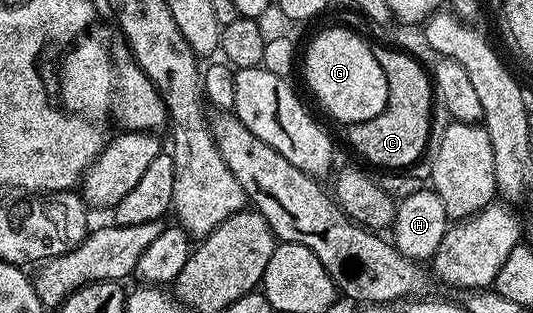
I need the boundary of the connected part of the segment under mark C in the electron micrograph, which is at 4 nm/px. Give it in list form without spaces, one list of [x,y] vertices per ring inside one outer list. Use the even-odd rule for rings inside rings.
[[[374,45],[377,66],[385,74],[387,105],[377,118],[346,125],[347,140],[351,148],[363,160],[376,164],[379,170],[407,170],[423,156],[427,139],[431,136],[431,100],[433,104],[433,80],[407,52]]]

